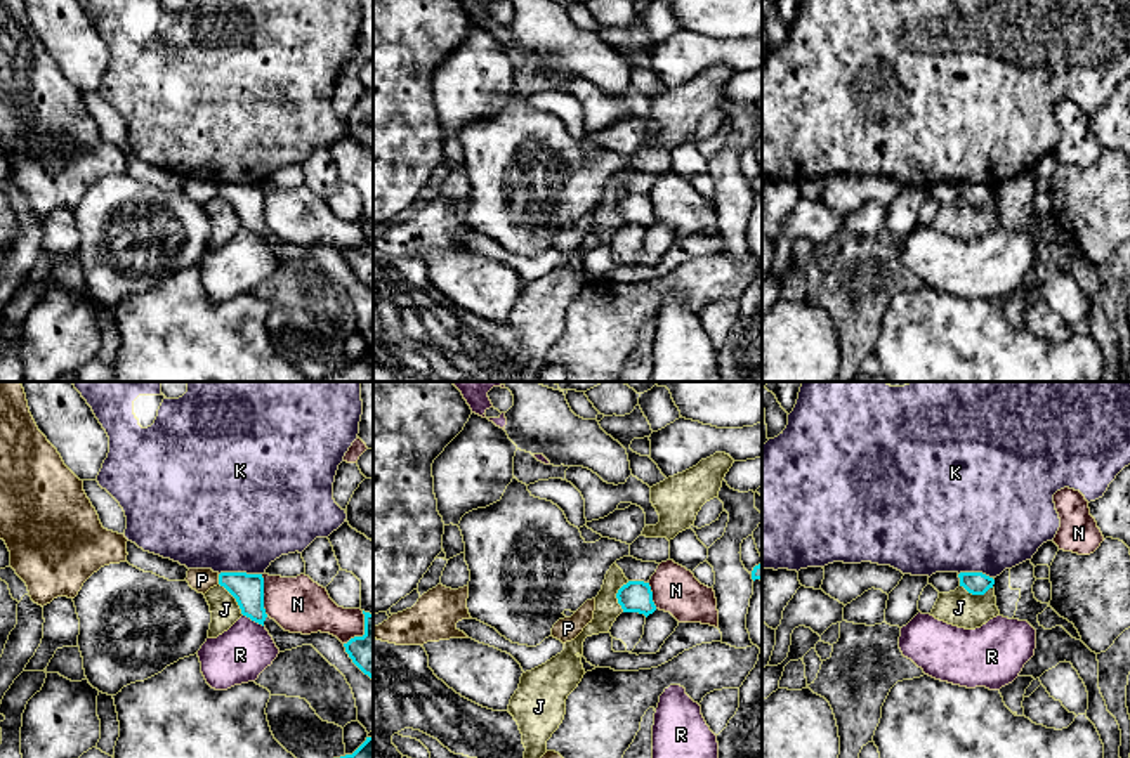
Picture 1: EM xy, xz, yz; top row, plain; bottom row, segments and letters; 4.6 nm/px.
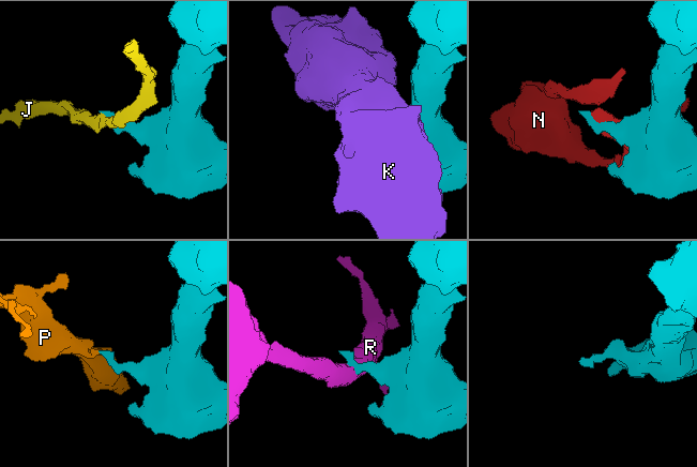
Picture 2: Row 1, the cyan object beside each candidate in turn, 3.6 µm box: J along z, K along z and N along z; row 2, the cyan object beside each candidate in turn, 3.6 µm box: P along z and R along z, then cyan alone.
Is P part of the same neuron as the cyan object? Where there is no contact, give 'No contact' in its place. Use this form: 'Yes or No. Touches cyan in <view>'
No. Touches cyan in xy

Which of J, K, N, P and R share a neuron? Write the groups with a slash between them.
J / K / N / P / R

